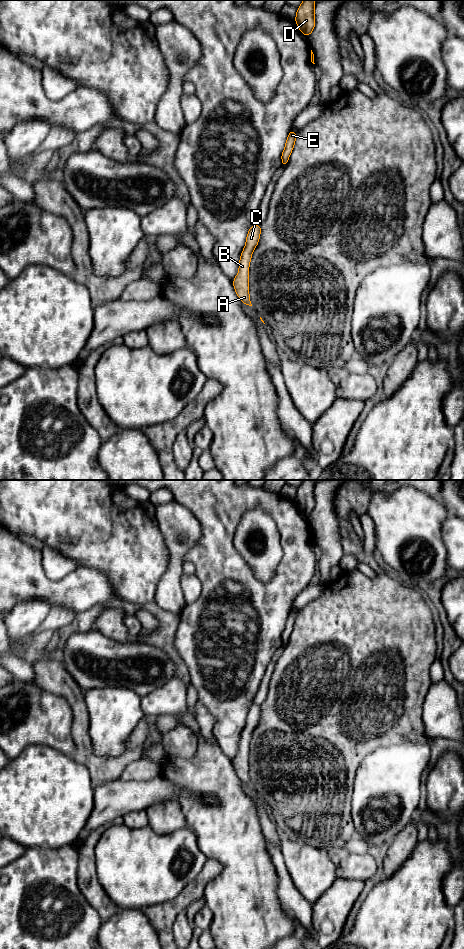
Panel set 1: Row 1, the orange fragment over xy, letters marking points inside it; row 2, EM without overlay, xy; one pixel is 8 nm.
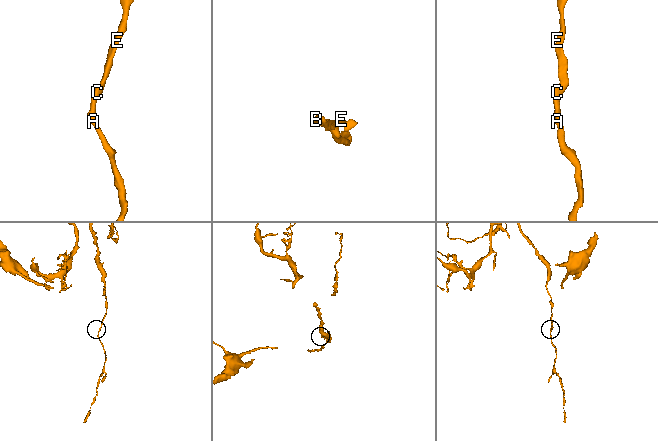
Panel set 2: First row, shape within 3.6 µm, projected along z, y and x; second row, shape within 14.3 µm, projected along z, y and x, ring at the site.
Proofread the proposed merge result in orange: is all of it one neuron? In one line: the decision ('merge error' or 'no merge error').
no merge error

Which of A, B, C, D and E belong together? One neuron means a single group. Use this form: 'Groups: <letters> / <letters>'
Groups: A B C D E

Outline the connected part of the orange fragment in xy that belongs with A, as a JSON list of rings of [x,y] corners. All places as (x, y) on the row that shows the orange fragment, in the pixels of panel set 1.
[[[253,224],[249,229],[244,250],[241,253],[239,272],[233,280],[234,289],[242,303],[252,306],[249,297],[249,264],[252,252],[256,248],[261,233],[261,226]]]

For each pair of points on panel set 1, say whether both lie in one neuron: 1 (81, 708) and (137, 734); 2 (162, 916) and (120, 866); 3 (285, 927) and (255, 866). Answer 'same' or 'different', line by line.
1: same
2: different
3: same

